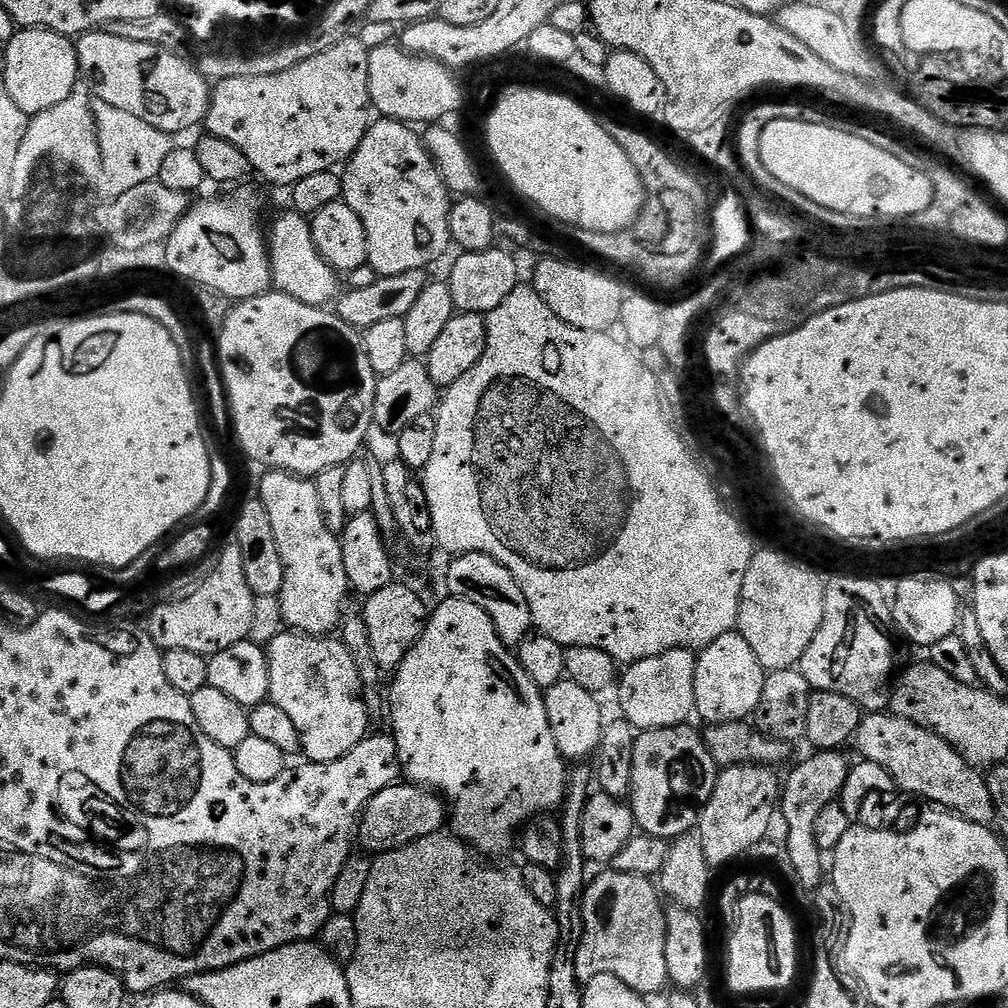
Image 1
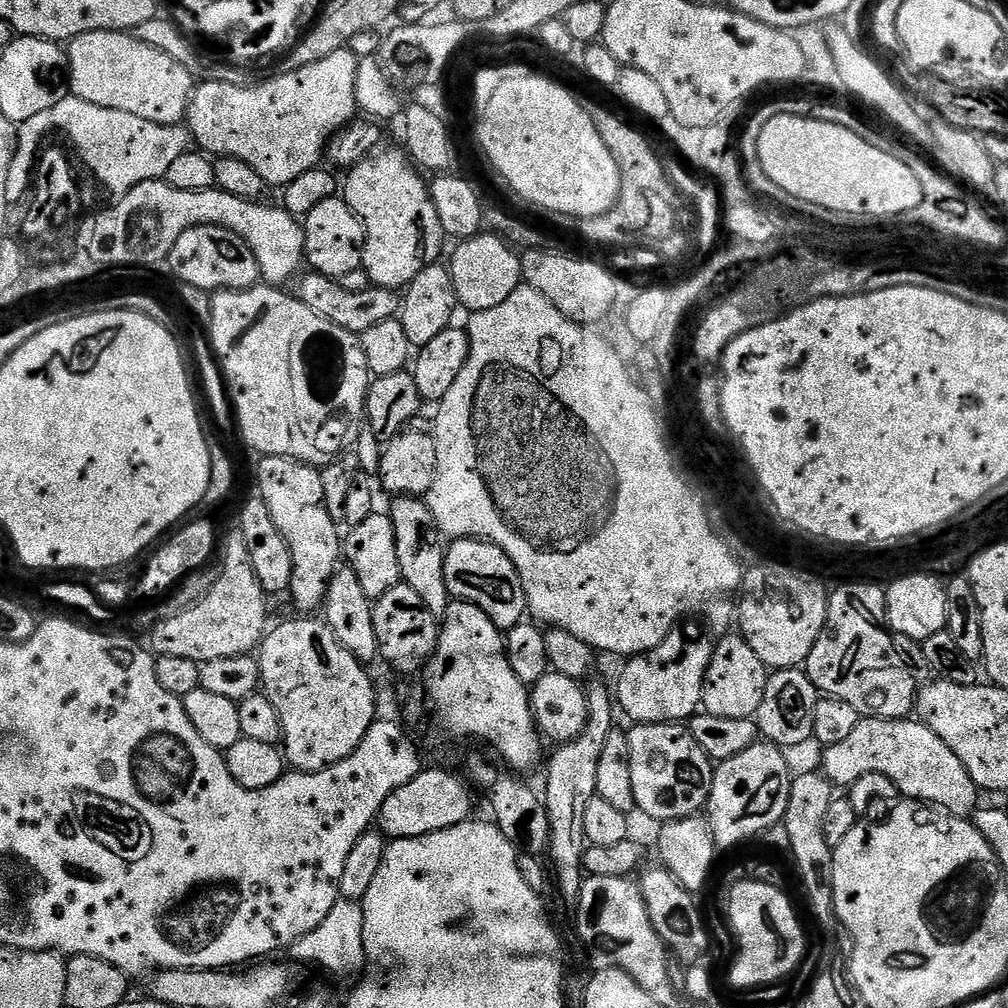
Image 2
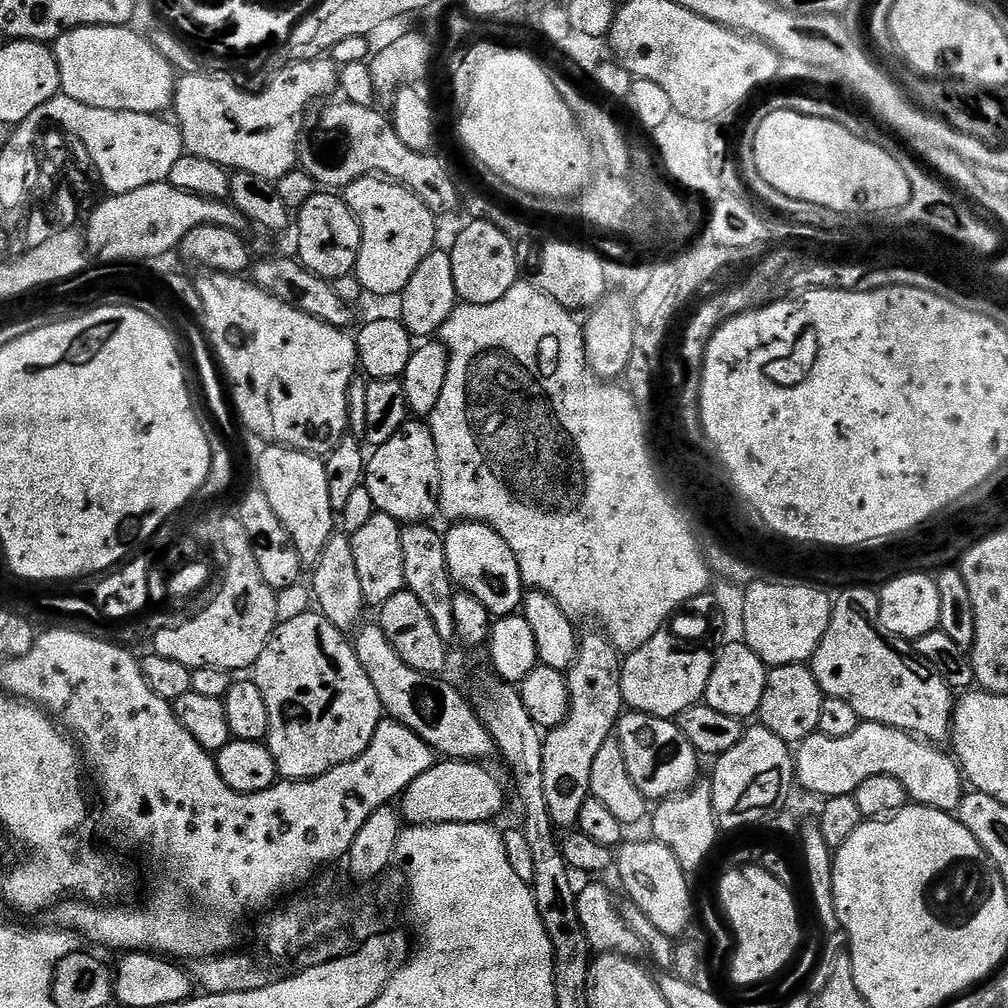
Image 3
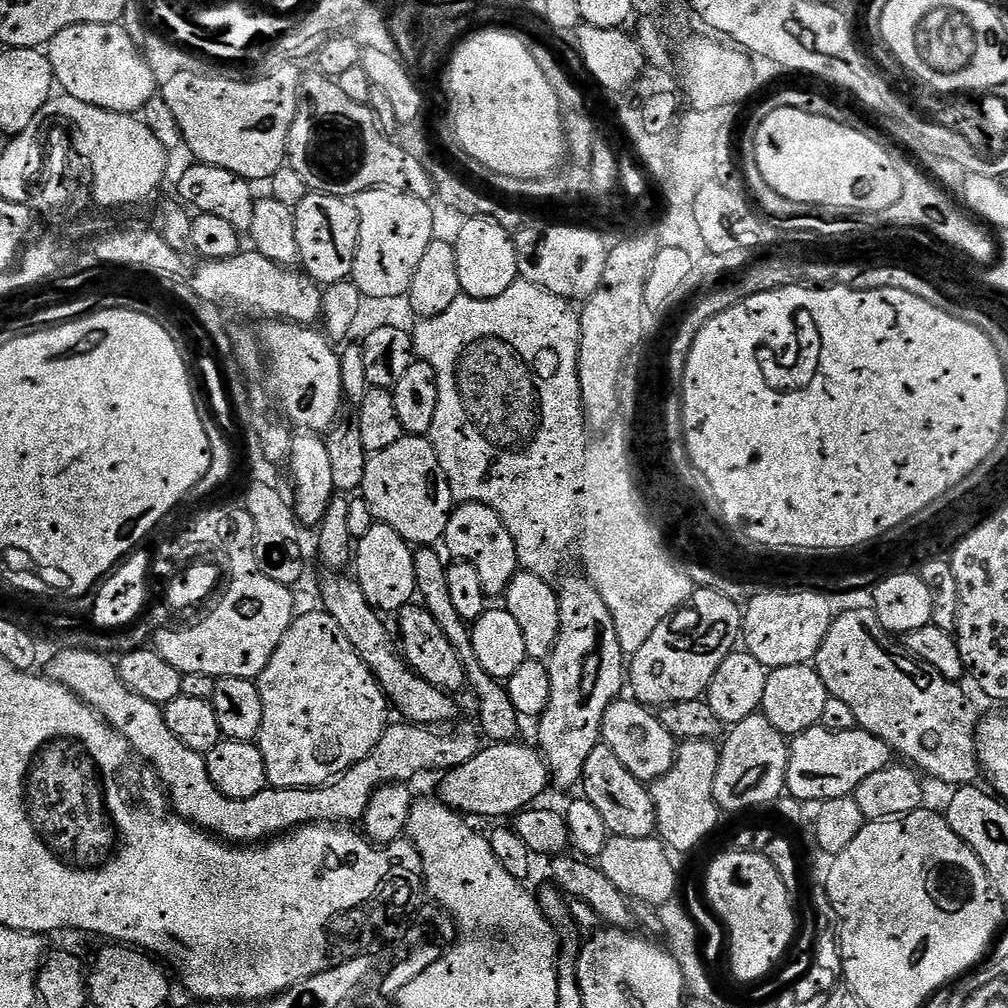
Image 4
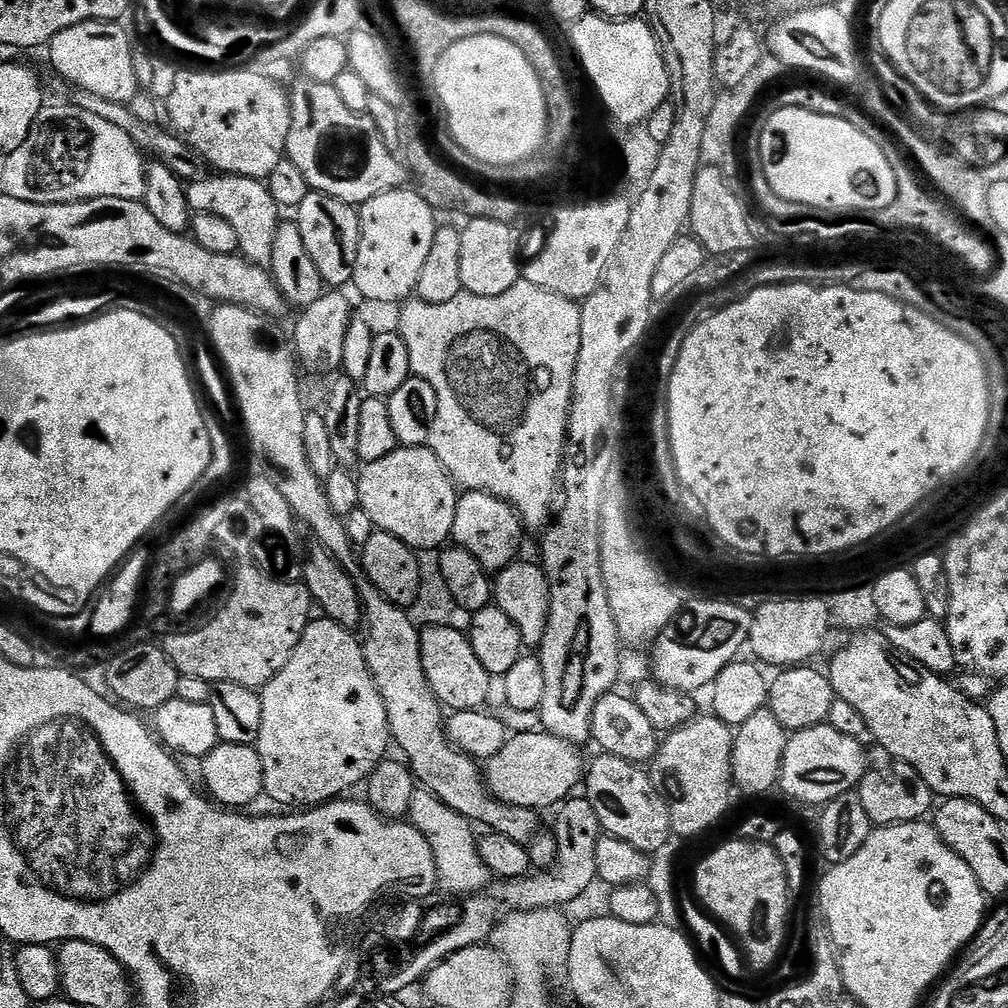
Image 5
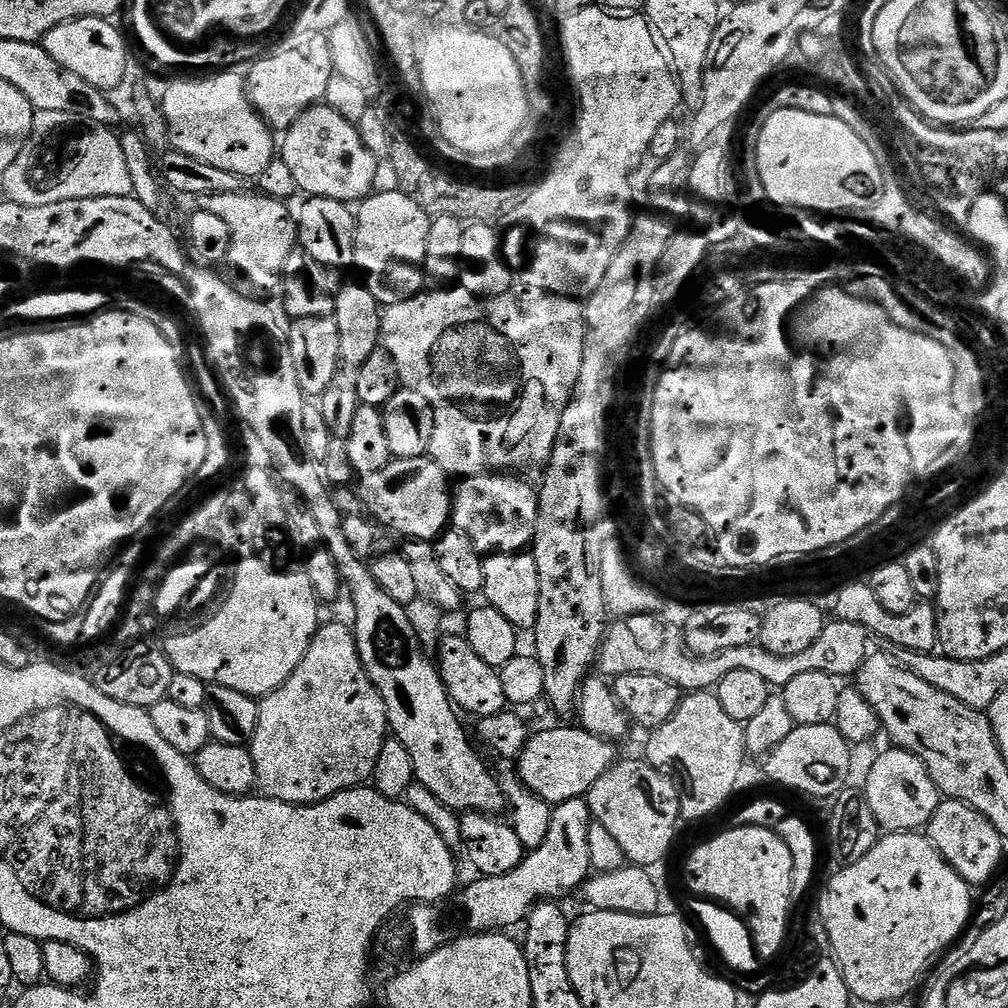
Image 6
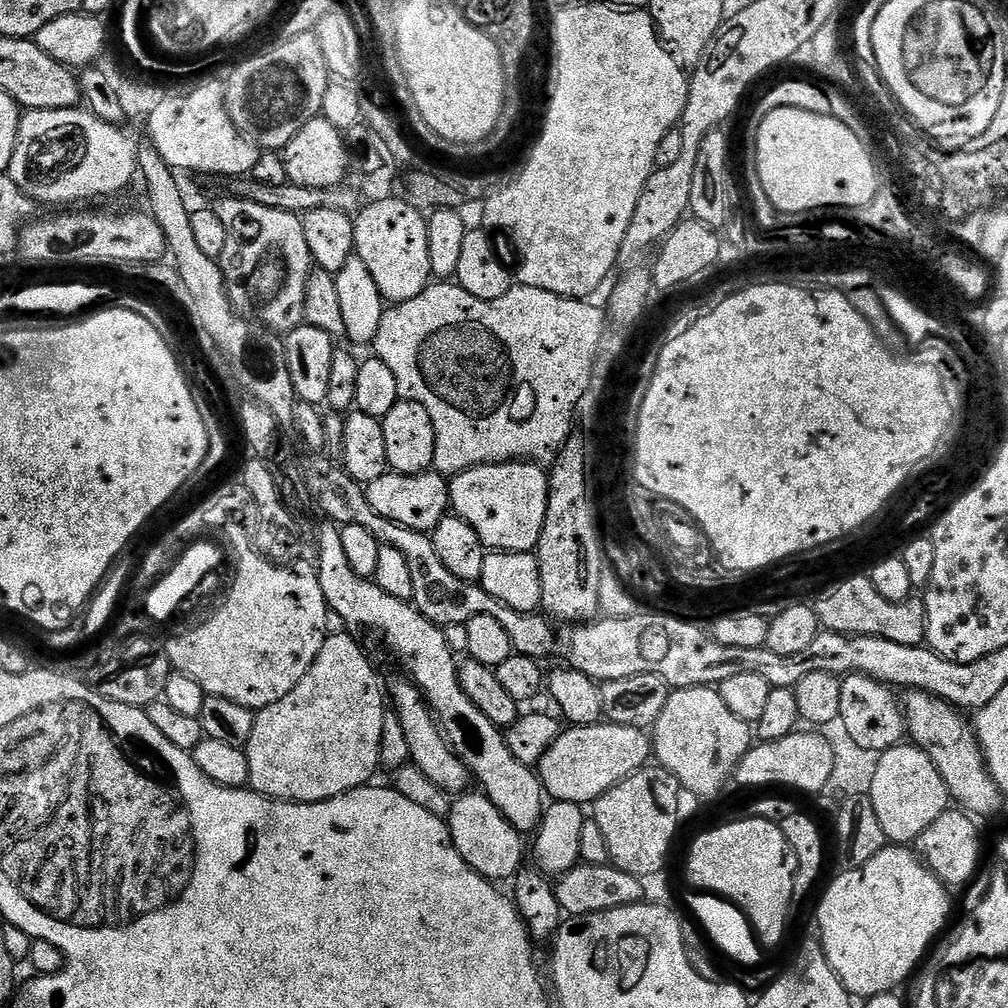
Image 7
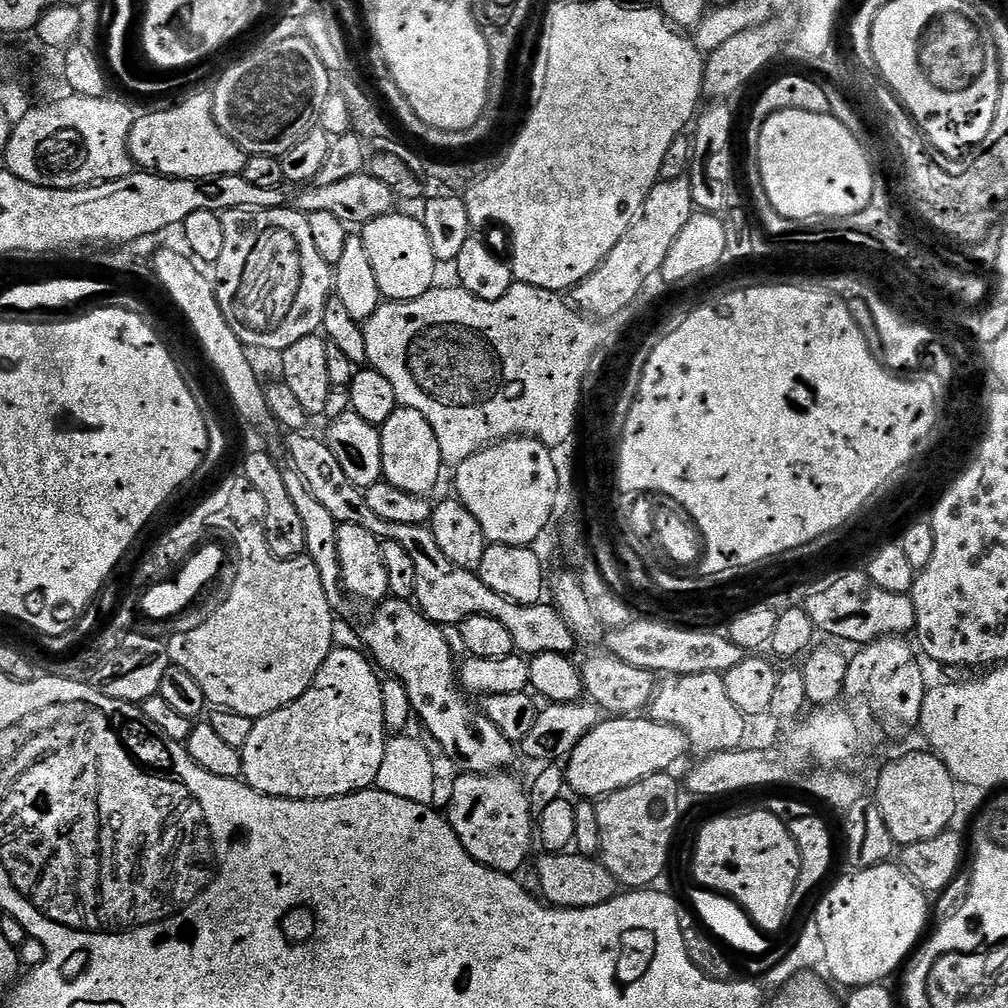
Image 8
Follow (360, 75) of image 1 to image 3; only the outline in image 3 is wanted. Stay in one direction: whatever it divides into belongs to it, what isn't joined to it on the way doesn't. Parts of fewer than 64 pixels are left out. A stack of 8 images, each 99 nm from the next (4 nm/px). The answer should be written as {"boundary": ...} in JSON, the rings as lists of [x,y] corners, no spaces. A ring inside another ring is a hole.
{"boundary":[[[321,58],[290,64],[279,70],[281,72],[273,78],[272,85],[261,92],[243,92],[238,85],[231,84],[228,80],[219,80],[216,76],[200,76],[199,71],[181,75],[176,82],[174,120],[180,129],[180,136],[184,139],[185,153],[221,164],[232,172],[254,174],[263,180],[275,182],[290,174],[298,164],[300,127],[304,125],[304,117],[313,105],[331,97],[328,95],[332,91],[337,91],[338,68],[331,59]]]}

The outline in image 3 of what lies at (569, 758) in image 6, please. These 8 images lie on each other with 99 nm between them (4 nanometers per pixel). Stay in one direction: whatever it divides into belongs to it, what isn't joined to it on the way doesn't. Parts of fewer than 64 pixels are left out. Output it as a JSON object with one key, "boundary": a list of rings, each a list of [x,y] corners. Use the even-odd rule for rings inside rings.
{"boundary":[[[444,758],[433,763],[432,768],[426,770],[426,774],[410,782],[410,786],[399,801],[398,808],[402,813],[403,823],[408,826],[414,824],[486,824],[495,821],[495,816],[504,808],[504,784],[483,763]]]}

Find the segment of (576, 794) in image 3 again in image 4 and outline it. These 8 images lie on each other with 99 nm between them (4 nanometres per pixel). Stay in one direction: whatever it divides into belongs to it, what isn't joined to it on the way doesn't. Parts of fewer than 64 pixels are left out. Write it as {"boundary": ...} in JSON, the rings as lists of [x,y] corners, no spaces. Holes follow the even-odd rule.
{"boundary":[[[583,574],[568,576],[558,584],[560,598],[560,633],[551,656],[546,663],[550,674],[550,702],[546,710],[538,718],[540,724],[536,728],[538,751],[548,764],[548,775],[553,789],[564,792],[581,783],[584,779],[586,758],[590,758],[594,746],[602,742],[606,710],[614,701],[621,699],[626,688],[626,653],[618,642],[618,630],[614,626],[614,618],[602,602],[602,594]]]}

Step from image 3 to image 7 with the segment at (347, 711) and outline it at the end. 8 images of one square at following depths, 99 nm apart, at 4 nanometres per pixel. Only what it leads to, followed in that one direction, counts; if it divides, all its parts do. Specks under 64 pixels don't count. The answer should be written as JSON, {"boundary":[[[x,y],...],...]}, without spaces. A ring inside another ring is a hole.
{"boundary":[[[348,632],[329,635],[318,658],[314,658],[314,666],[306,670],[306,678],[302,678],[286,698],[256,712],[254,734],[250,734],[246,745],[250,762],[248,784],[254,792],[261,792],[272,800],[289,800],[291,804],[322,802],[371,785],[372,775],[380,768],[379,747],[385,711],[386,688],[380,685],[380,676],[368,661],[363,646]]]}

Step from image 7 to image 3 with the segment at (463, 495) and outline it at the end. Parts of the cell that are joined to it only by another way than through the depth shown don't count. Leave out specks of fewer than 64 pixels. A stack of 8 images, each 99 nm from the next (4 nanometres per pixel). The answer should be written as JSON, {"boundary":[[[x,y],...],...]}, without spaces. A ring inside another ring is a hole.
{"boundary":[[[456,522],[449,532],[443,533],[446,546],[446,562],[448,572],[452,575],[452,583],[461,592],[468,592],[482,606],[486,606],[489,617],[499,618],[511,616],[521,611],[526,595],[524,579],[518,570],[518,558],[514,558],[514,550],[506,546],[506,538],[485,524]]]}

